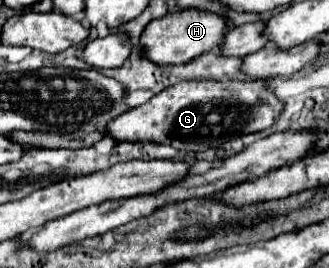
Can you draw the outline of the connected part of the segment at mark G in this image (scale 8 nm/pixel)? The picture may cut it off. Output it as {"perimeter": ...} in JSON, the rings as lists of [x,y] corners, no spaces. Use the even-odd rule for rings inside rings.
{"perimeter":[[[182,81],[154,95],[148,103],[122,113],[116,121],[110,121],[106,135],[128,143],[158,141],[180,151],[218,147],[240,135],[266,129],[276,121],[282,103],[266,91],[264,83],[266,81],[232,81],[226,87],[226,81]]]}

